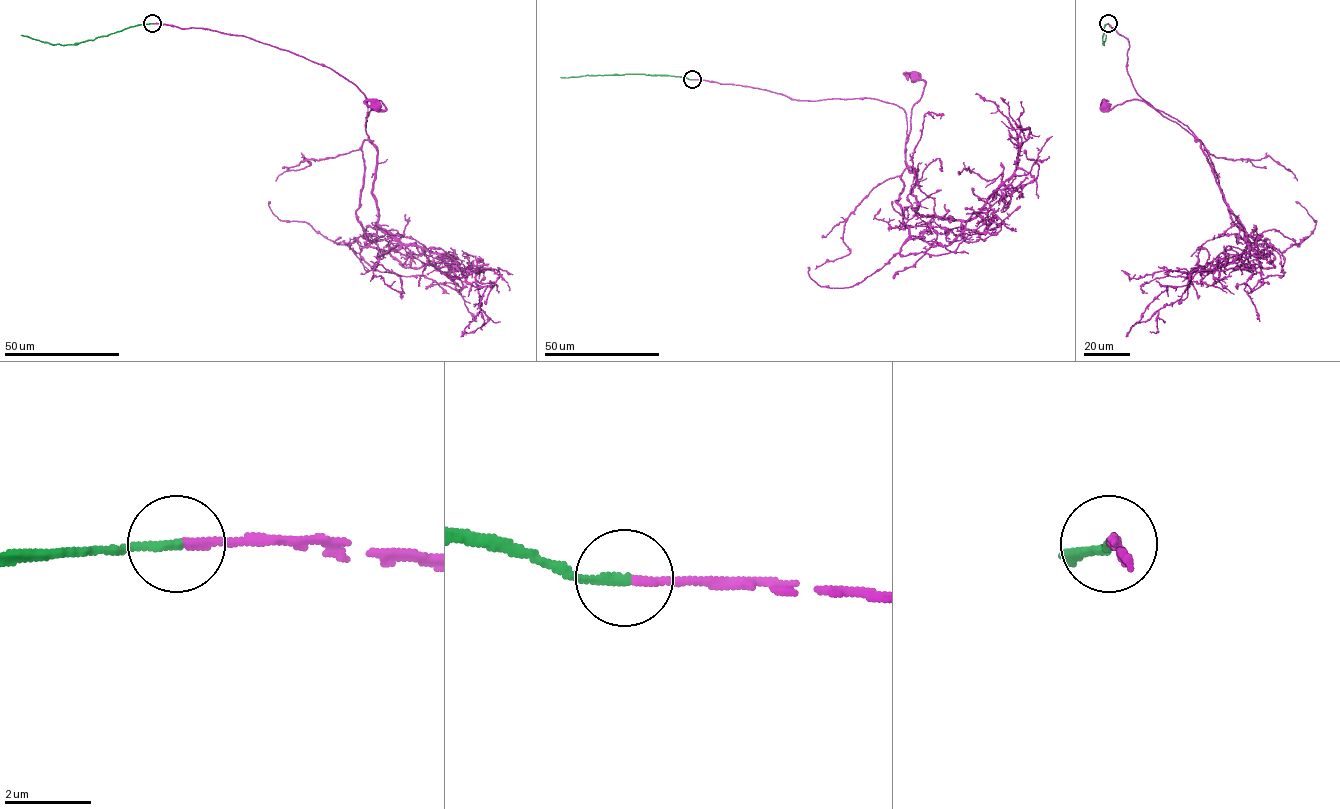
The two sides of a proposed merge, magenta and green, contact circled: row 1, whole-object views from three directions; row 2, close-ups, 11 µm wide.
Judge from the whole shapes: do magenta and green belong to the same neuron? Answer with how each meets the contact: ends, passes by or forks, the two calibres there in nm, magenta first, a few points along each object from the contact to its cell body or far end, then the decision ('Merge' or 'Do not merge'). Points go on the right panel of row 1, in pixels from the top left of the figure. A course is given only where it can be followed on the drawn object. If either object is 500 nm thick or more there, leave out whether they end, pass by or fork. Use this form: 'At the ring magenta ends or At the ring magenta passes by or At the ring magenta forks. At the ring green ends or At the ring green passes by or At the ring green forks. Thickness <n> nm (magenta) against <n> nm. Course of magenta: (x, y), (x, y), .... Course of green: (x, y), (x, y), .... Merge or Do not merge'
At the ring magenta ends. At the ring green ends. Thickness 180 nm (magenta) against 220 nm. Course of magenta: (1108, 23), (1128, 40), (1126, 70), (1134, 90), (1194, 135), (1142, 101), (1105, 106). Course of green: (1108, 23), (1104, 25), (1103, 45), (1105, 35). Merge

